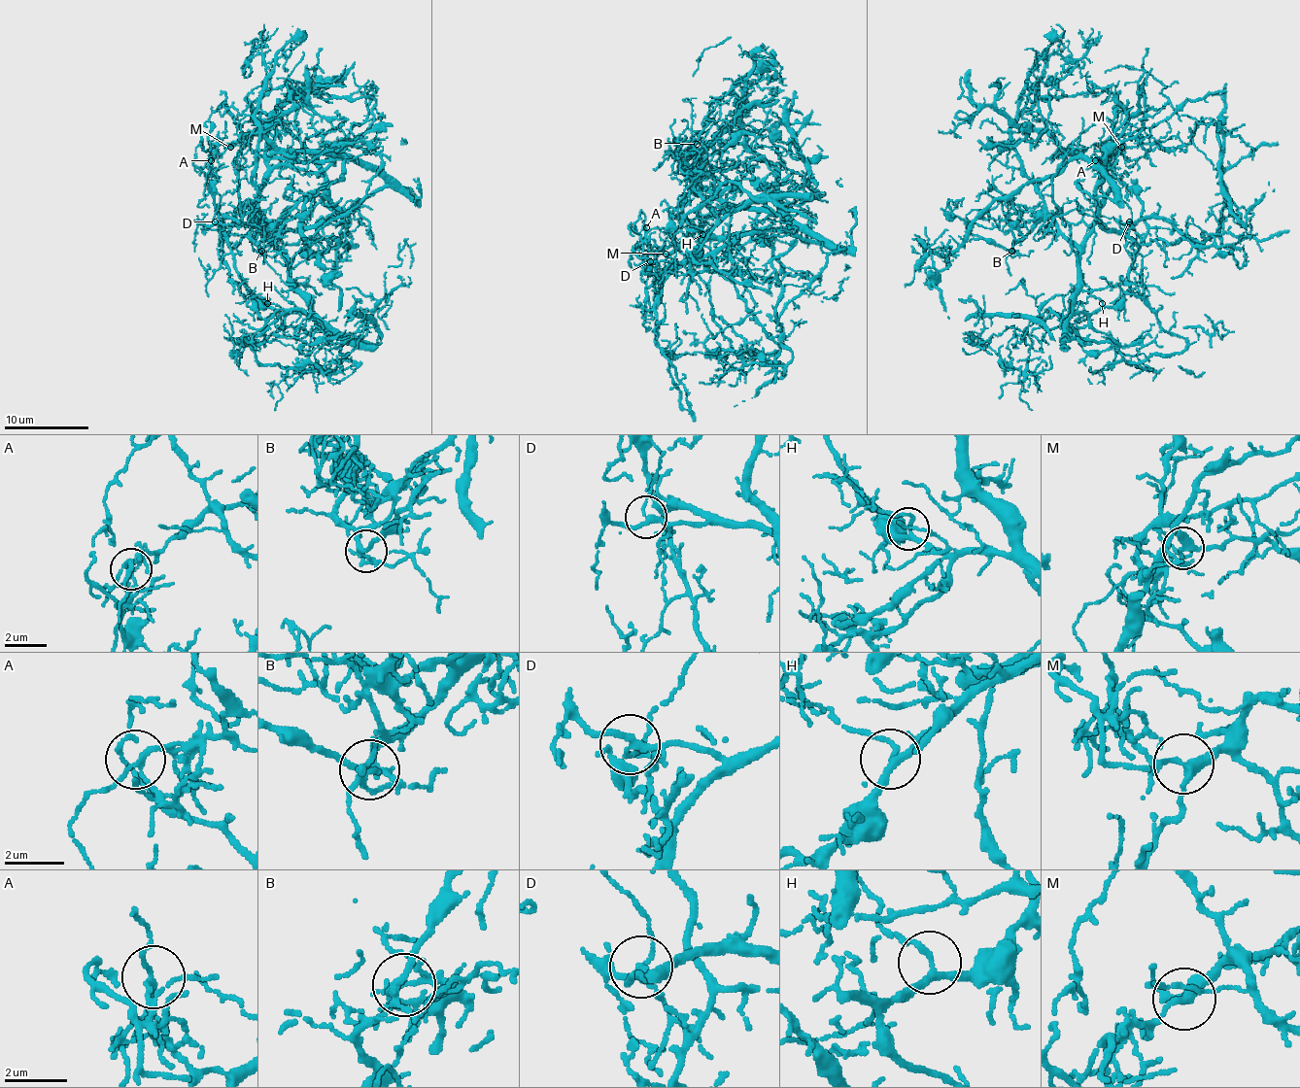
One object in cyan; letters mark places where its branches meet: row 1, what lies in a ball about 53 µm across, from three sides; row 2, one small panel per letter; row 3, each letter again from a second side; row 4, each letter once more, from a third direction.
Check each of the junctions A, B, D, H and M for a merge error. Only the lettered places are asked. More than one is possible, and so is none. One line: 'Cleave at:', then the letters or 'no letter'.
Cleave at: D, M

